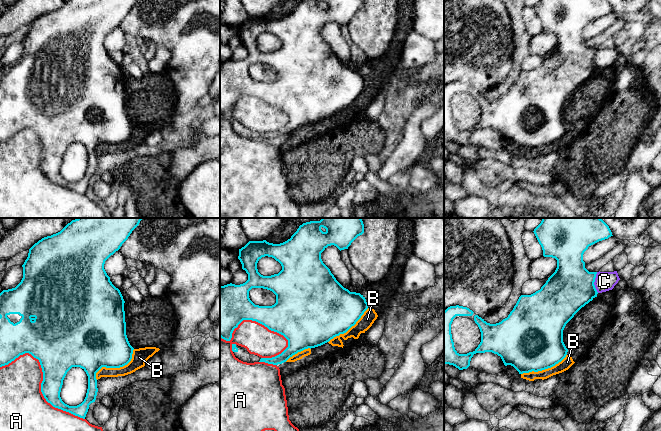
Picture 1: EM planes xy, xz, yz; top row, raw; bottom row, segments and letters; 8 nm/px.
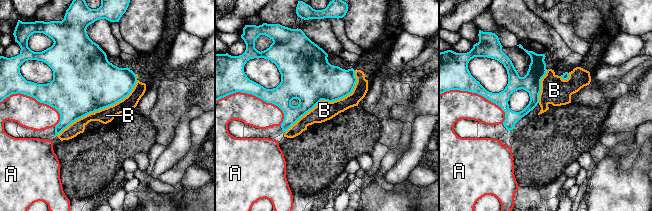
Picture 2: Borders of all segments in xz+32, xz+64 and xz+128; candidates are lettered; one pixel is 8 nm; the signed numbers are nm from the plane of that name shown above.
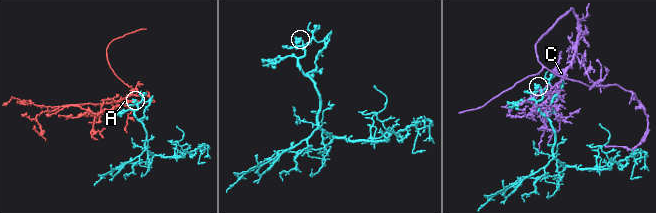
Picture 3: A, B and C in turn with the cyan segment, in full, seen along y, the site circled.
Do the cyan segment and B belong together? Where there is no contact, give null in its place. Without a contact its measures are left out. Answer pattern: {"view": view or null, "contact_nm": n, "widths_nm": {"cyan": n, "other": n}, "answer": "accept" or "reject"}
{"view": "xy", "contact_nm": 400, "widths_nm": {"cyan": 420, "other": 130}, "answer": "reject"}

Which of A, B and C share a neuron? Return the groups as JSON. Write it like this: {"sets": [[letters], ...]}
{"sets": [["A"], ["B"], ["C"]]}

